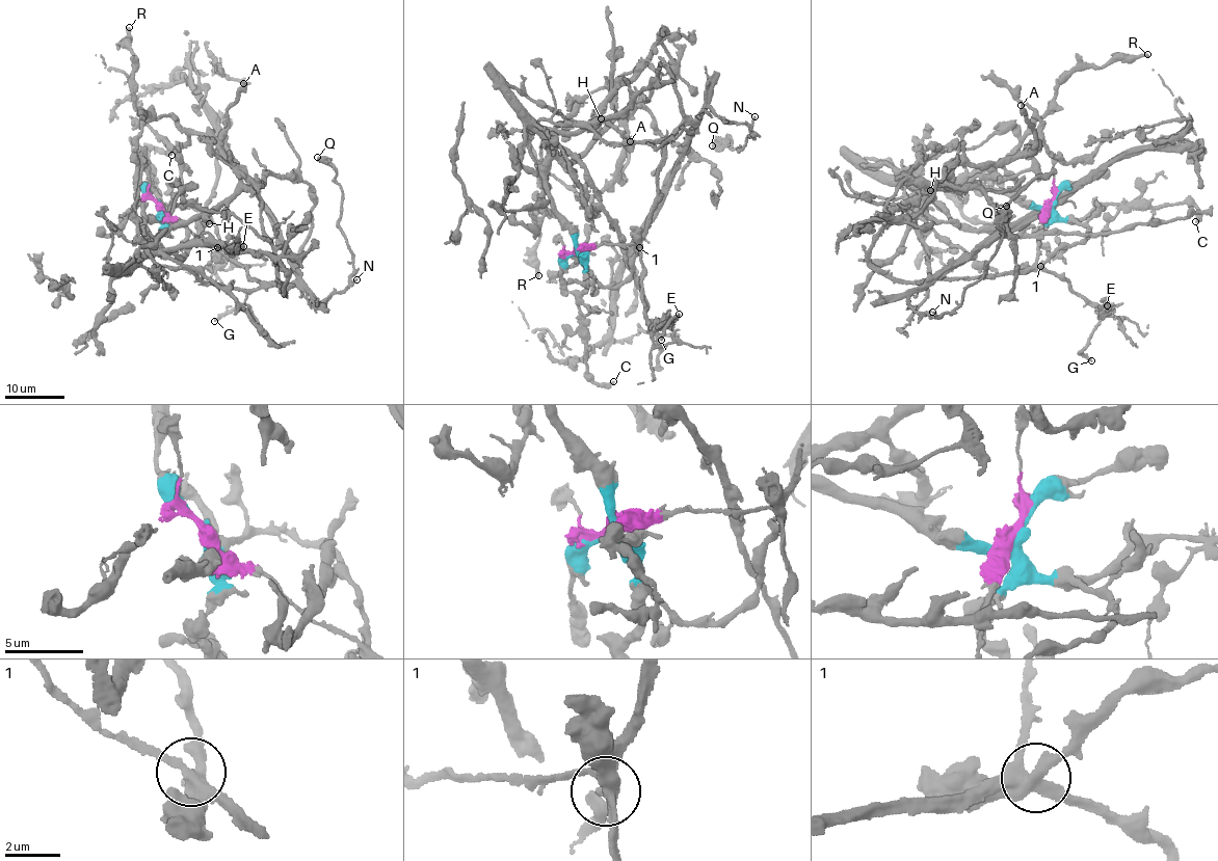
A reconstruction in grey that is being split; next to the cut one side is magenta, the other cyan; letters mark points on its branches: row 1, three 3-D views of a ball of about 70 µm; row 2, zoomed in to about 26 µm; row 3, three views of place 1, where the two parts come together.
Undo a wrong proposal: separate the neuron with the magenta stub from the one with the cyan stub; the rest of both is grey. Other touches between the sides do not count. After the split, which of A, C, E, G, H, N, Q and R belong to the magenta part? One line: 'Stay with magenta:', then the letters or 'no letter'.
Stay with magenta: E, G, N, Q

